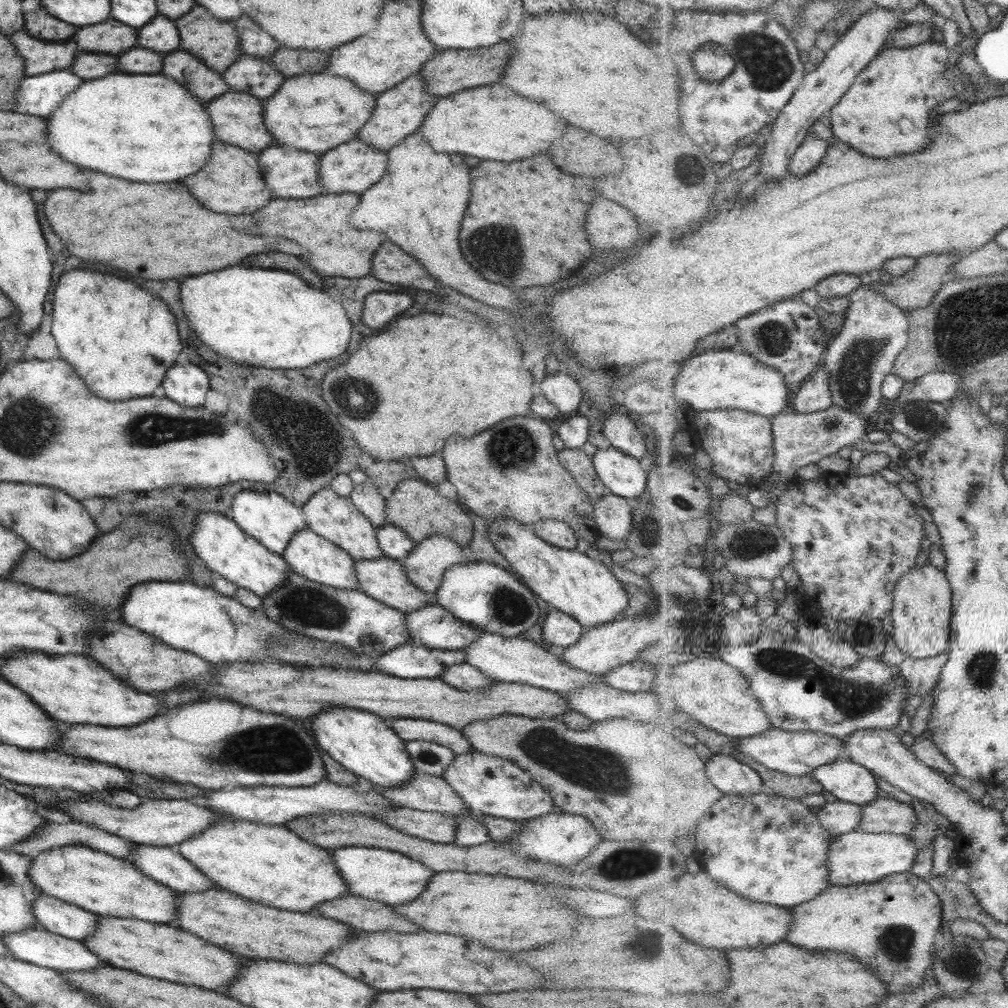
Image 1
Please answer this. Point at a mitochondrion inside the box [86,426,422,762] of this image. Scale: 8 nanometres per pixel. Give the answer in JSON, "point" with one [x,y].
{"point":[304,606]}

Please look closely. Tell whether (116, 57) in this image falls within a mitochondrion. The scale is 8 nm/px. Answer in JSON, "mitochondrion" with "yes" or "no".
{"mitochondrion":"no"}

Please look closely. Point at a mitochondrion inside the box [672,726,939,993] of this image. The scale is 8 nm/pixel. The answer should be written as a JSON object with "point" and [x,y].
{"point":[897,941]}

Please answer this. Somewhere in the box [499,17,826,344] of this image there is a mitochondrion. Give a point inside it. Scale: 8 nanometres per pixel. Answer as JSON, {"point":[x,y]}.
{"point":[768,64]}

